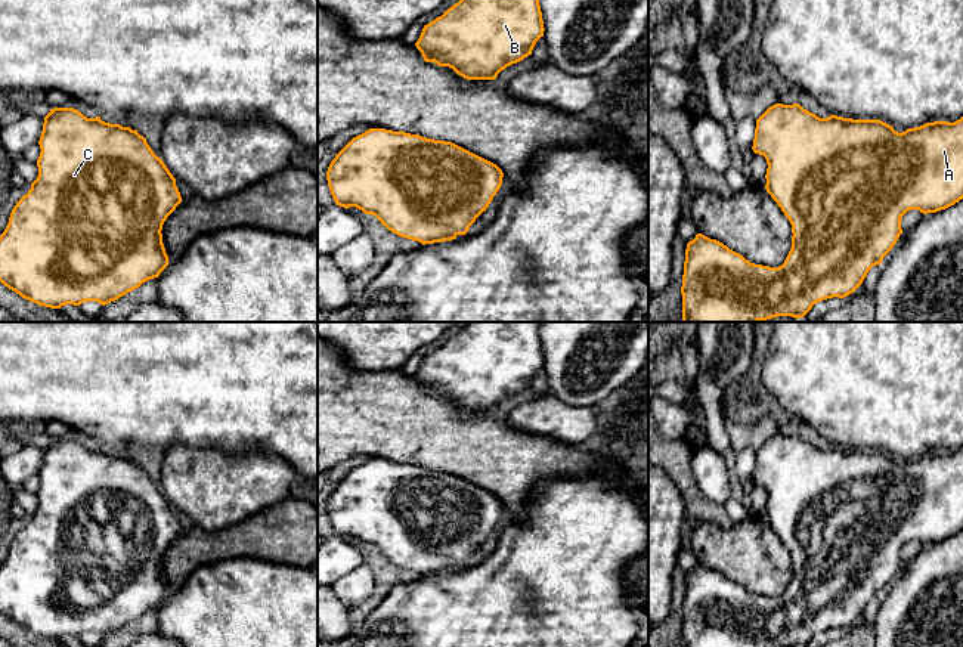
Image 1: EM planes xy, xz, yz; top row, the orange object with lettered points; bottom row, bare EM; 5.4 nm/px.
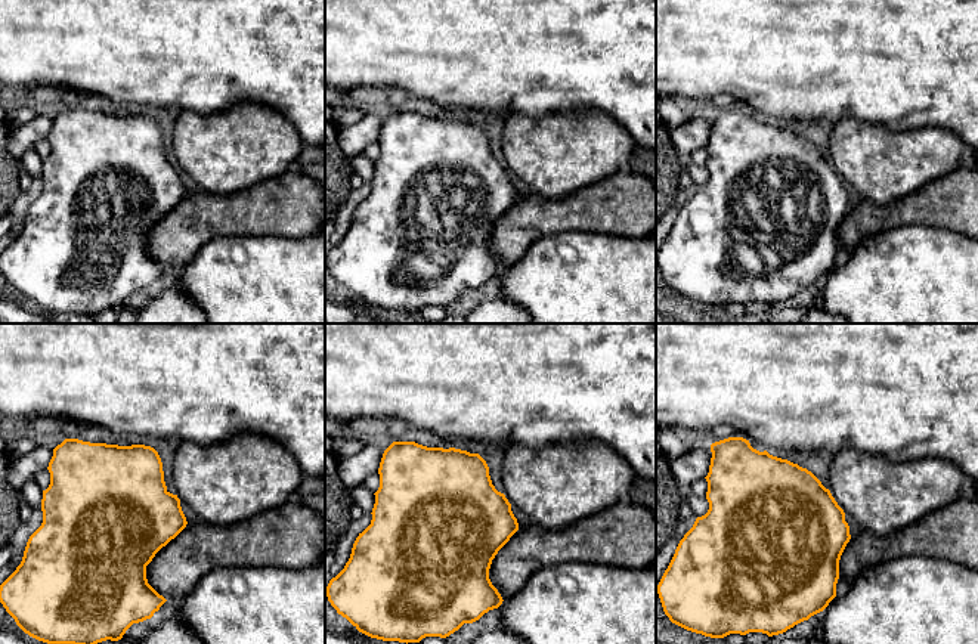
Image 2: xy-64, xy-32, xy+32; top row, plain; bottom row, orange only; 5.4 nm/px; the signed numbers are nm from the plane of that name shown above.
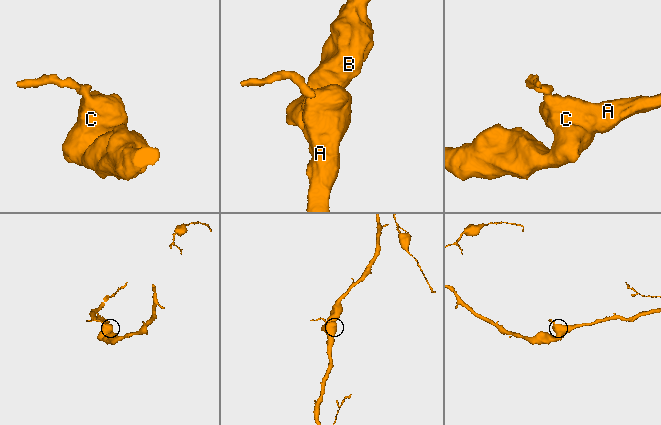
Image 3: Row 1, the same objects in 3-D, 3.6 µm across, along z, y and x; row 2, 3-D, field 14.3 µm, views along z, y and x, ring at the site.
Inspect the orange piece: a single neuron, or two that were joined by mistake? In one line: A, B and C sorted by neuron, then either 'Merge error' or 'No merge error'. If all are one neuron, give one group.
Groups: A B C. No merge error

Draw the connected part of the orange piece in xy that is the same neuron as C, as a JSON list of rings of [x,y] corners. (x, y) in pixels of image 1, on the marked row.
[[[53,108],[38,140],[38,176],[0,235],[0,282],[38,306],[118,300],[168,266],[162,225],[182,202],[176,179],[146,139],[120,124]]]

